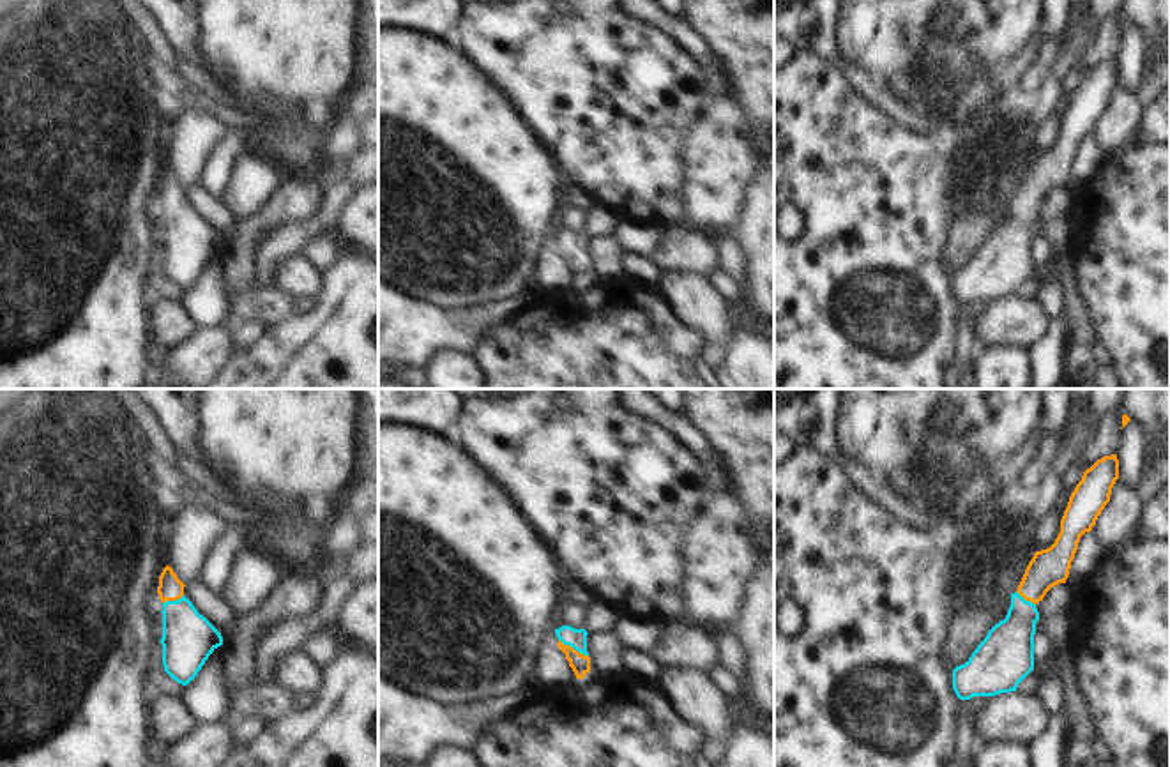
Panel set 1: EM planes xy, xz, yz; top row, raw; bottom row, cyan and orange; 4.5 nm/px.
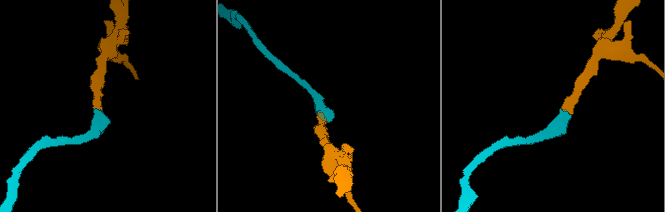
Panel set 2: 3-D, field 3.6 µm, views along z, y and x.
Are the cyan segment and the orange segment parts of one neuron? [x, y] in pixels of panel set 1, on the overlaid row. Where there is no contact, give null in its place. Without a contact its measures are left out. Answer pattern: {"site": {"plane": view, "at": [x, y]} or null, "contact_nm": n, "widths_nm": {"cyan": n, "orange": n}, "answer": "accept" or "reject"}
{"site": {"plane": "xz", "at": [573, 647]}, "contact_nm": 160, "widths_nm": {"cyan": 90, "orange": 90}, "answer": "accept"}

